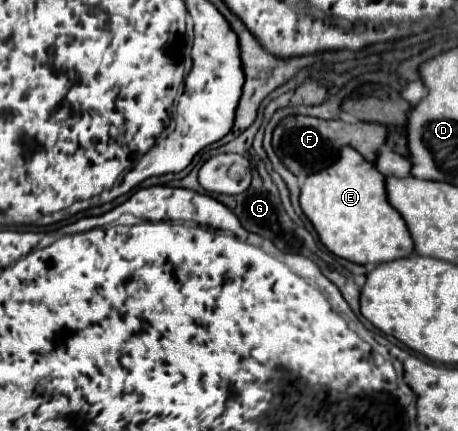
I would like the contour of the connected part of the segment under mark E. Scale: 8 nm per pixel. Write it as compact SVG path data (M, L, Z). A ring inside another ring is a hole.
M344 147L340 149L340 157L330 167L312 173L306 177L302 189L300 189L300 207L304 215L314 225L320 241L338 257L348 259L358 265L380 265L392 259L410 257L414 253L414 243L408 233L408 227L400 213L388 203L386 199L386 187L384 177L378 173L378 169L366 161L356 149Z

